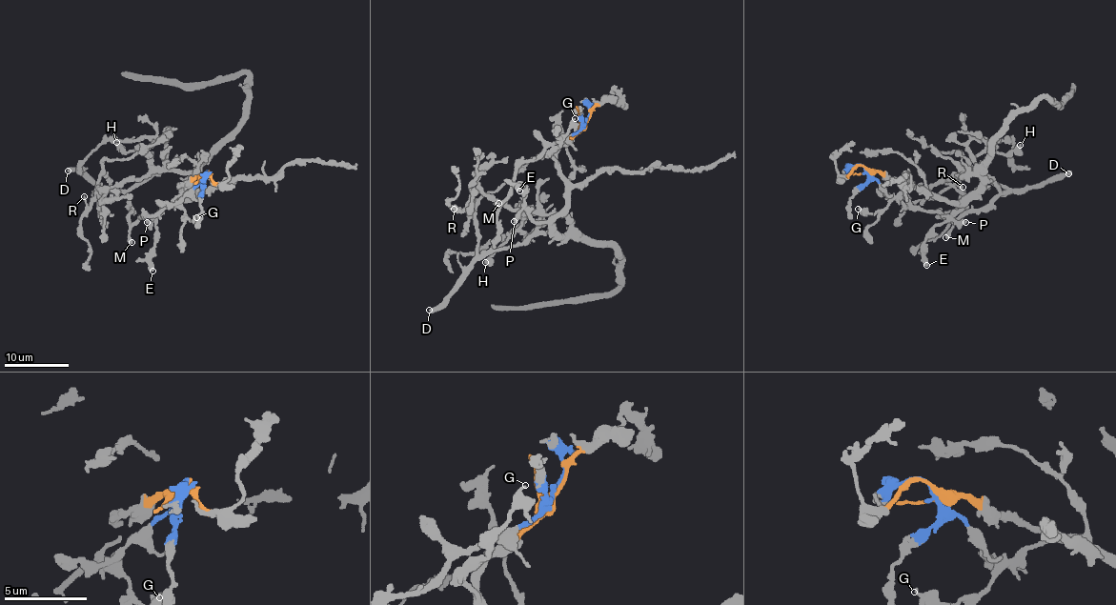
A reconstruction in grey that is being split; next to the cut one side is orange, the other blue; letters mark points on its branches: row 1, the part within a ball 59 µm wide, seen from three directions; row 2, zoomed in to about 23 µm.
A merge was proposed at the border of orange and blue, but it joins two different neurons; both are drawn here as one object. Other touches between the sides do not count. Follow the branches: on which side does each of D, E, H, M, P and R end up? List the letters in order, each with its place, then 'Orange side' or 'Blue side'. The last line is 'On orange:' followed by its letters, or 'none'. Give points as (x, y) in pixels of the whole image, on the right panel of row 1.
D: Place: (1068, 173). Blue side
E: Place: (926, 265). Orange side
H: Place: (1020, 145). Orange side
M: Place: (945, 237). Blue side
P: Place: (965, 222). Orange side
R: Place: (963, 187). Blue side
On orange: E, H, P

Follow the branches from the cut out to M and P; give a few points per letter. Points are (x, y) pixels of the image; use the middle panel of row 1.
M: (586, 120), (574, 133), (545, 148), (535, 159), (523, 162), (517, 170), (512, 193), (497, 208), (499, 204)
P: (586, 120), (557, 154), (558, 175), (566, 188), (566, 204), (544, 221), (535, 221), (522, 211), (514, 222)

